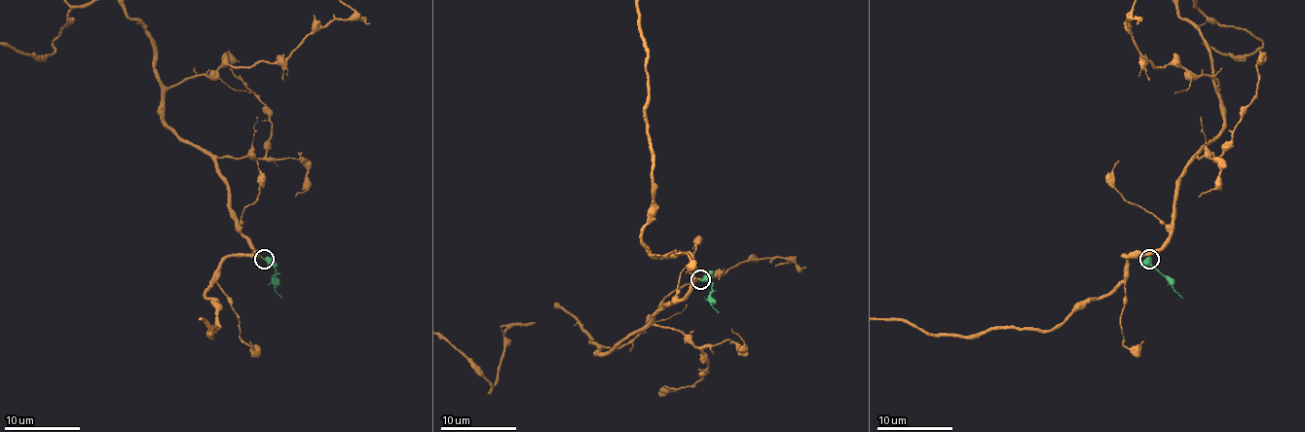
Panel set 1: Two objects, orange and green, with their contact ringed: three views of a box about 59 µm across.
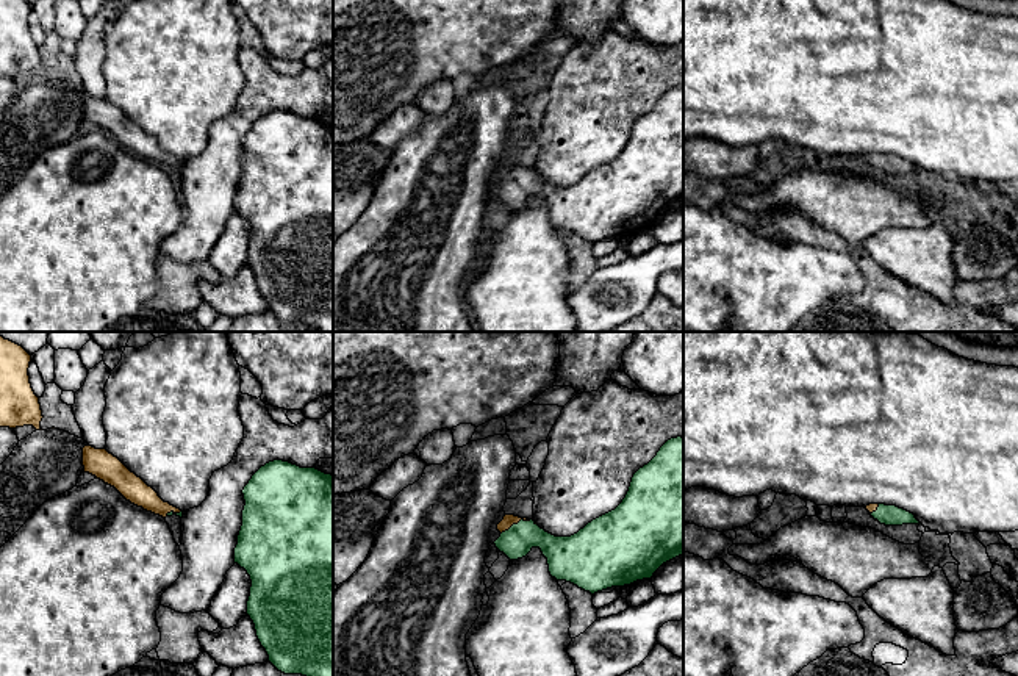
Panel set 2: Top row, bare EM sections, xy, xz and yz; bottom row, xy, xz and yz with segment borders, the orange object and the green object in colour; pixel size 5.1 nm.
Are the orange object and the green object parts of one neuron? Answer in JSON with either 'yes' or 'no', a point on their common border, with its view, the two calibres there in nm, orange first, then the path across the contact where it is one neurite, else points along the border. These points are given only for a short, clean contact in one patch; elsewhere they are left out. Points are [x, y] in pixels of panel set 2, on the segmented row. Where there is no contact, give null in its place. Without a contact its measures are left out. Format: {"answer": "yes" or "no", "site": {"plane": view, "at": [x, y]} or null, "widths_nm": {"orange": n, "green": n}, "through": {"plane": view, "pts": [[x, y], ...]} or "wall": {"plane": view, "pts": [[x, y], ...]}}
{"answer": "yes", "site": {"plane": "xz", "at": [515, 523]}, "widths_nm": {"orange": 60, "green": 160}, "through": {"plane": "xz", "pts": [[508, 520], [515, 523], [516, 542]]}}

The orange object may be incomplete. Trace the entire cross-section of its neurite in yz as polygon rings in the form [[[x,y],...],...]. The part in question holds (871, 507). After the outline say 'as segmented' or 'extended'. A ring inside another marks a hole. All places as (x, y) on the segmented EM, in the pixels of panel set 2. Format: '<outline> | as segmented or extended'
[[[869,504],[865,509],[885,526],[921,524],[913,513],[896,505]]] | extended

